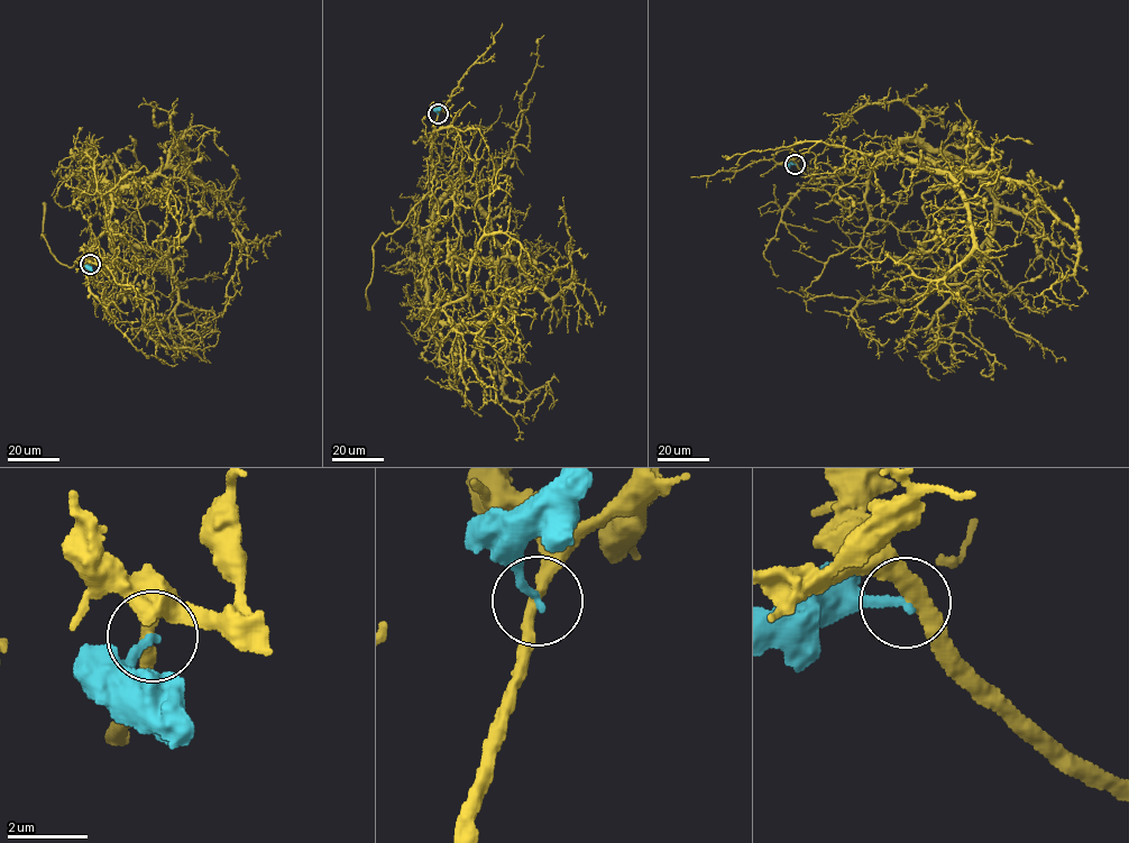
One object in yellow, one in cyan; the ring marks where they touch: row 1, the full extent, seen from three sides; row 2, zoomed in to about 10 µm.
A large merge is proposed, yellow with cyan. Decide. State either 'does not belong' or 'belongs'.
does not belong

